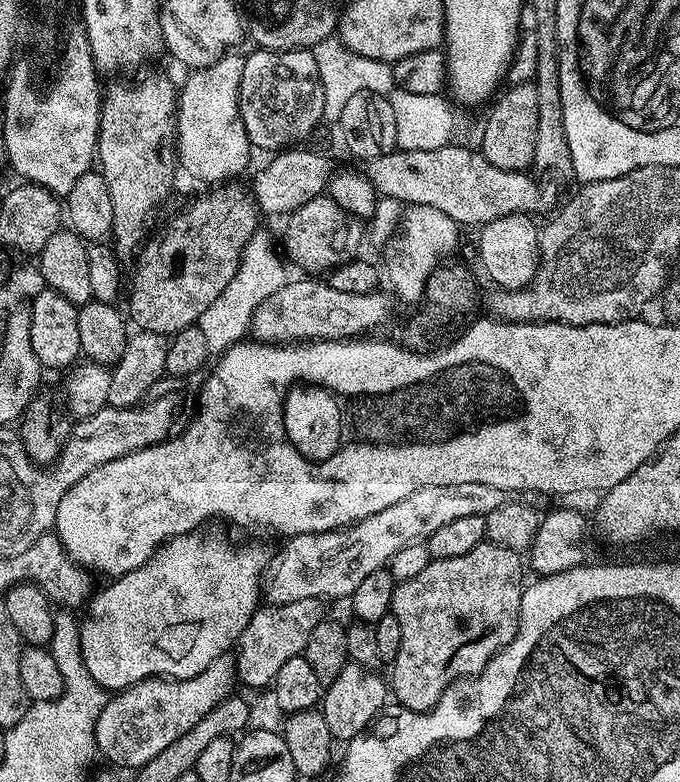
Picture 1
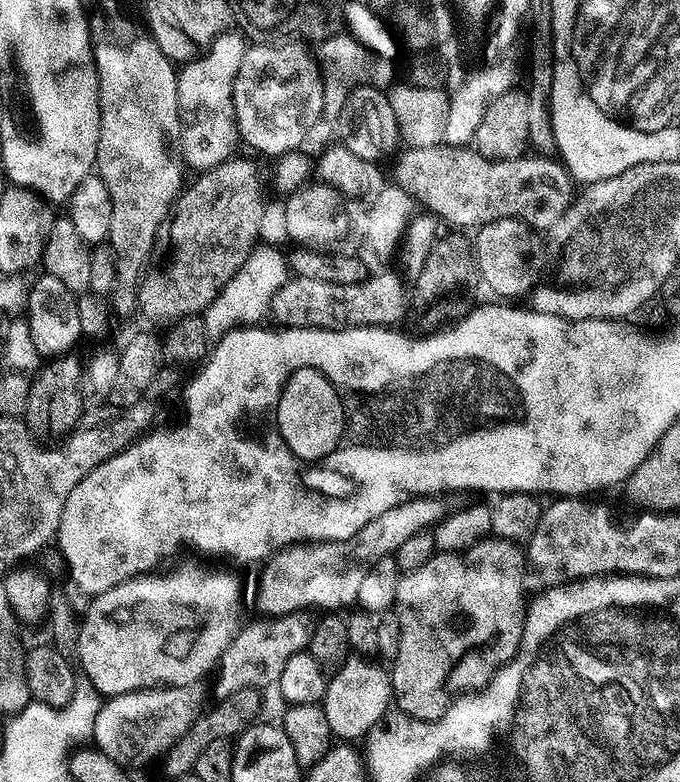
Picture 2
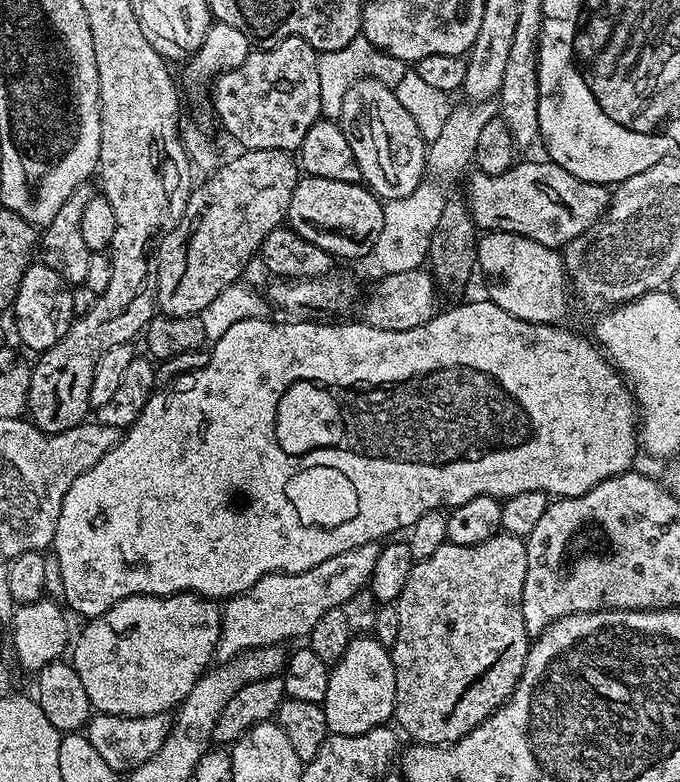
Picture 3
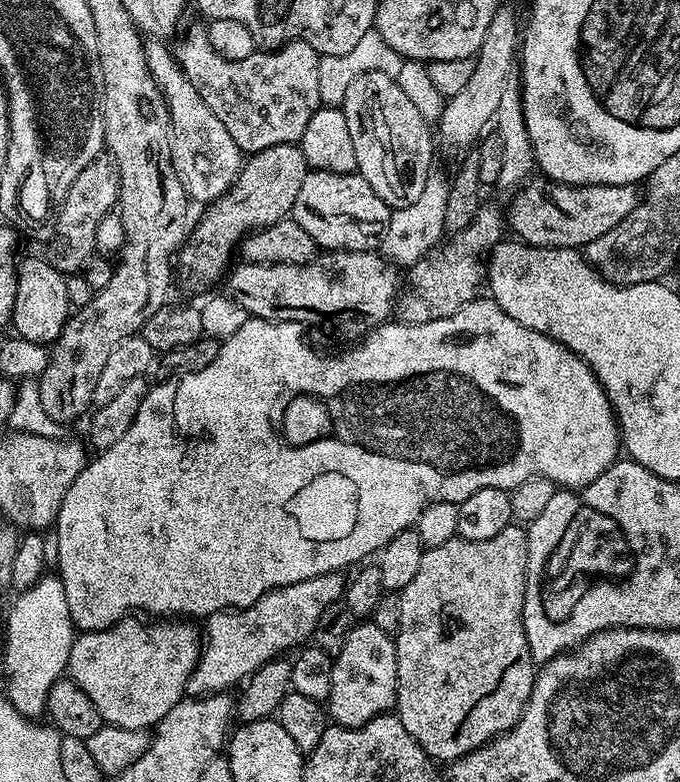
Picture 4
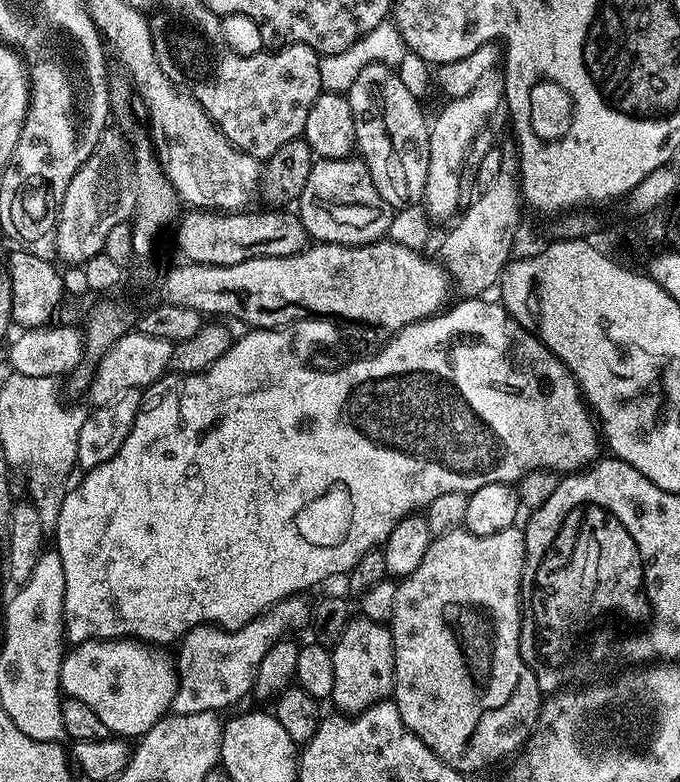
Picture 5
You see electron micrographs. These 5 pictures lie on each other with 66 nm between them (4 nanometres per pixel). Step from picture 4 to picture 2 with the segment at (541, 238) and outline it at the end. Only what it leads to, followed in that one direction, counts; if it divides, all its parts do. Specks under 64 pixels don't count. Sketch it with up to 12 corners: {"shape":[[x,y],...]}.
{"shape":[[409,147],[395,183],[456,230],[552,228],[574,204],[559,159]]}

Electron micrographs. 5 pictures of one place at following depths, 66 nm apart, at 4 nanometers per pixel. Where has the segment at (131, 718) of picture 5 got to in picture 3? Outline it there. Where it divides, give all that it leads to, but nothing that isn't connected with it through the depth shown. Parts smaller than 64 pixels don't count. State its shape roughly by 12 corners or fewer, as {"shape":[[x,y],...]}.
{"shape":[[131,596],[71,645],[93,709],[159,716],[209,671],[222,612]]}

